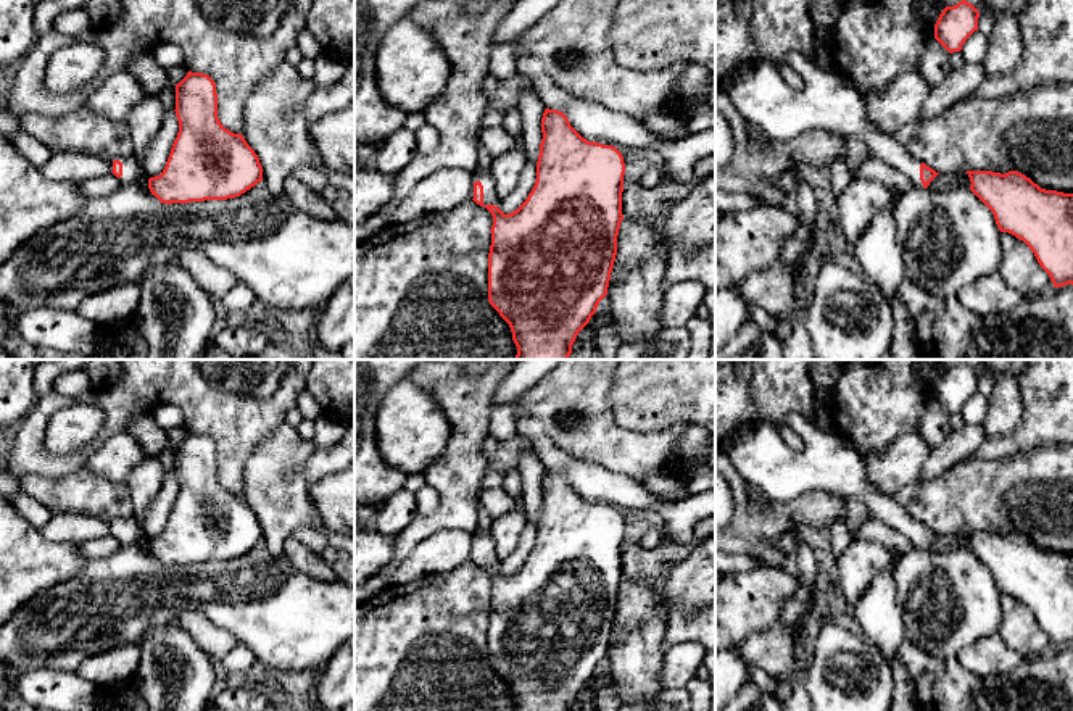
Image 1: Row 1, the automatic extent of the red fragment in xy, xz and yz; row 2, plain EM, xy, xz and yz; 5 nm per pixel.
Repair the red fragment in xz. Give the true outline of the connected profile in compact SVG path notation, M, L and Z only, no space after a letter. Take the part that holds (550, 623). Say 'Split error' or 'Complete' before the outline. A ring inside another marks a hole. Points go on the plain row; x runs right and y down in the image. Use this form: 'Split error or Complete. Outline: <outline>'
Split error. Outline: M546 469L541 479L543 500L536 522L536 542L527 561L512 574L499 571L501 558L491 543L490 529L472 534L470 561L493 577L488 614L488 663L509 685L517 711L572 711L578 693L590 684L607 656L617 616L622 576L625 524L612 506L588 503L562 472Z

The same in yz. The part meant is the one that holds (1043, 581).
Complete. Outline: M967 532L970 551L992 572L1000 593L1023 601L1054 648L1073 647L1073 555L1046 551L1018 532Z

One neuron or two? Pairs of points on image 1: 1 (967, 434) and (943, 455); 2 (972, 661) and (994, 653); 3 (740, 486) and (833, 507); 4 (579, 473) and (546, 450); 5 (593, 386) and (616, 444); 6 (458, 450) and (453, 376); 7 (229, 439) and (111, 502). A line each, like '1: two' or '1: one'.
1: one
2: one
3: one
4: one
5: one
6: one
7: two

